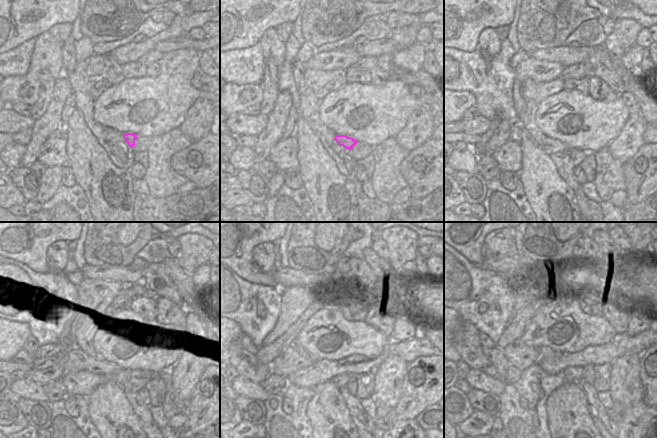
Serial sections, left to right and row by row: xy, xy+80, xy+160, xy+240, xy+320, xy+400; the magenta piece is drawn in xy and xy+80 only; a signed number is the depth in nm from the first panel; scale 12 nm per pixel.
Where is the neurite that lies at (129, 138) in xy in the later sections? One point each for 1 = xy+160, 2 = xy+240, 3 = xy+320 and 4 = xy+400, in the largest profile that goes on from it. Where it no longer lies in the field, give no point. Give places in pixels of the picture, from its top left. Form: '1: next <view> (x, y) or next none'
1: next xy+160 (550, 145)
2: next xy+240 (81, 361)
3: next xy+320 (296, 367)
4: next xy+400 (534, 354)

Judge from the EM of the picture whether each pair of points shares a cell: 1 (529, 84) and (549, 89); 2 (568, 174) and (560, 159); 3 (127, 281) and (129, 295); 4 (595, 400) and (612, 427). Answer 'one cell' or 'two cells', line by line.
1: one cell
2: one cell
3: two cells
4: one cell

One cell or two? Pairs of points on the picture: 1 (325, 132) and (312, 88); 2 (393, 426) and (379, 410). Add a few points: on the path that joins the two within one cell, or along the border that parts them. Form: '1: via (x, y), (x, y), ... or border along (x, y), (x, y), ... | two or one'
1: via (314, 121), (312, 119), (312, 99) | one
2: via (389, 422), (383, 414) | one

